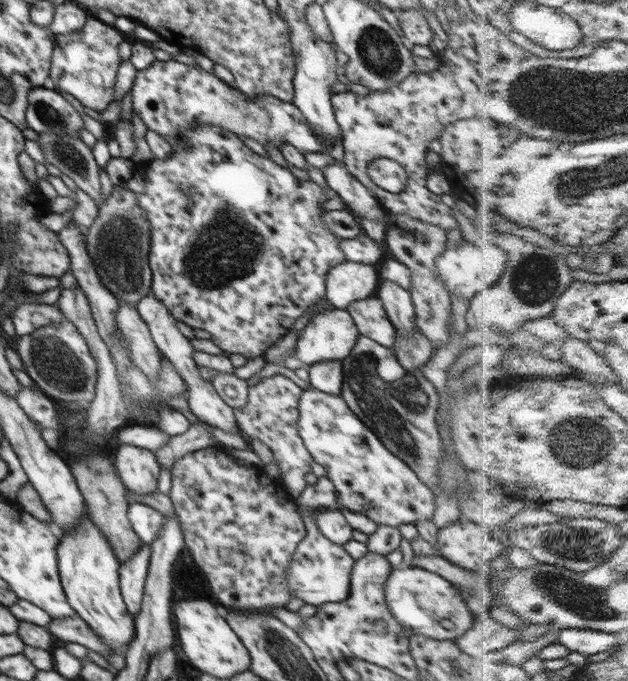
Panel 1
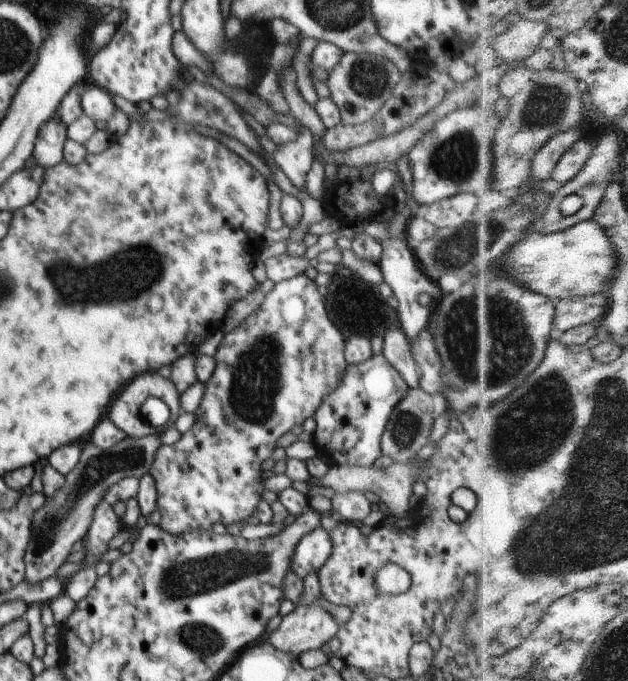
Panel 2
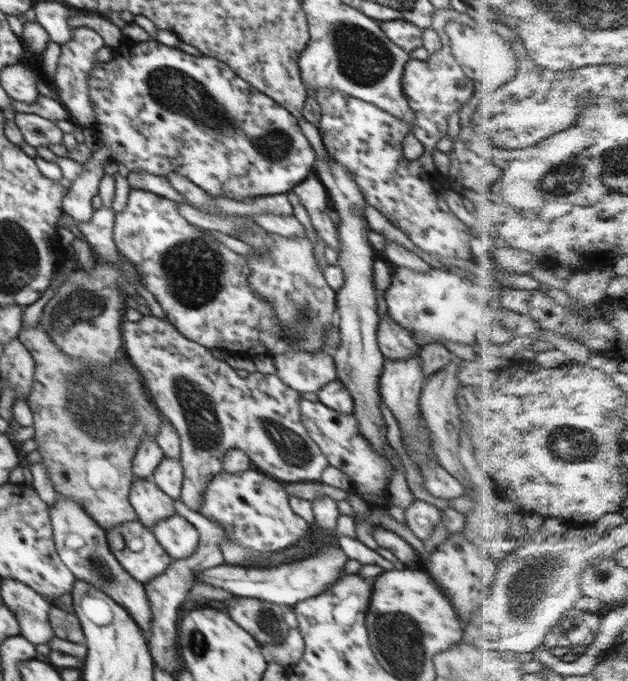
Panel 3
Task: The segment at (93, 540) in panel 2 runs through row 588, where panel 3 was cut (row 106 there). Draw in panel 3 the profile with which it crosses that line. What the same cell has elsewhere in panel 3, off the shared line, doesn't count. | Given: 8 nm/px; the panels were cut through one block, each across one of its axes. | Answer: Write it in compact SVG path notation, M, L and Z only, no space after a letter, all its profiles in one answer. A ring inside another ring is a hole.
M73 27L71 31L72 38L68 42L61 44L56 78L51 82L51 86L77 126L93 127L96 115L94 115L94 109L92 109L92 102L90 101L88 76L92 74L94 66L99 63L95 54L97 50L105 46L105 40L91 28Z

